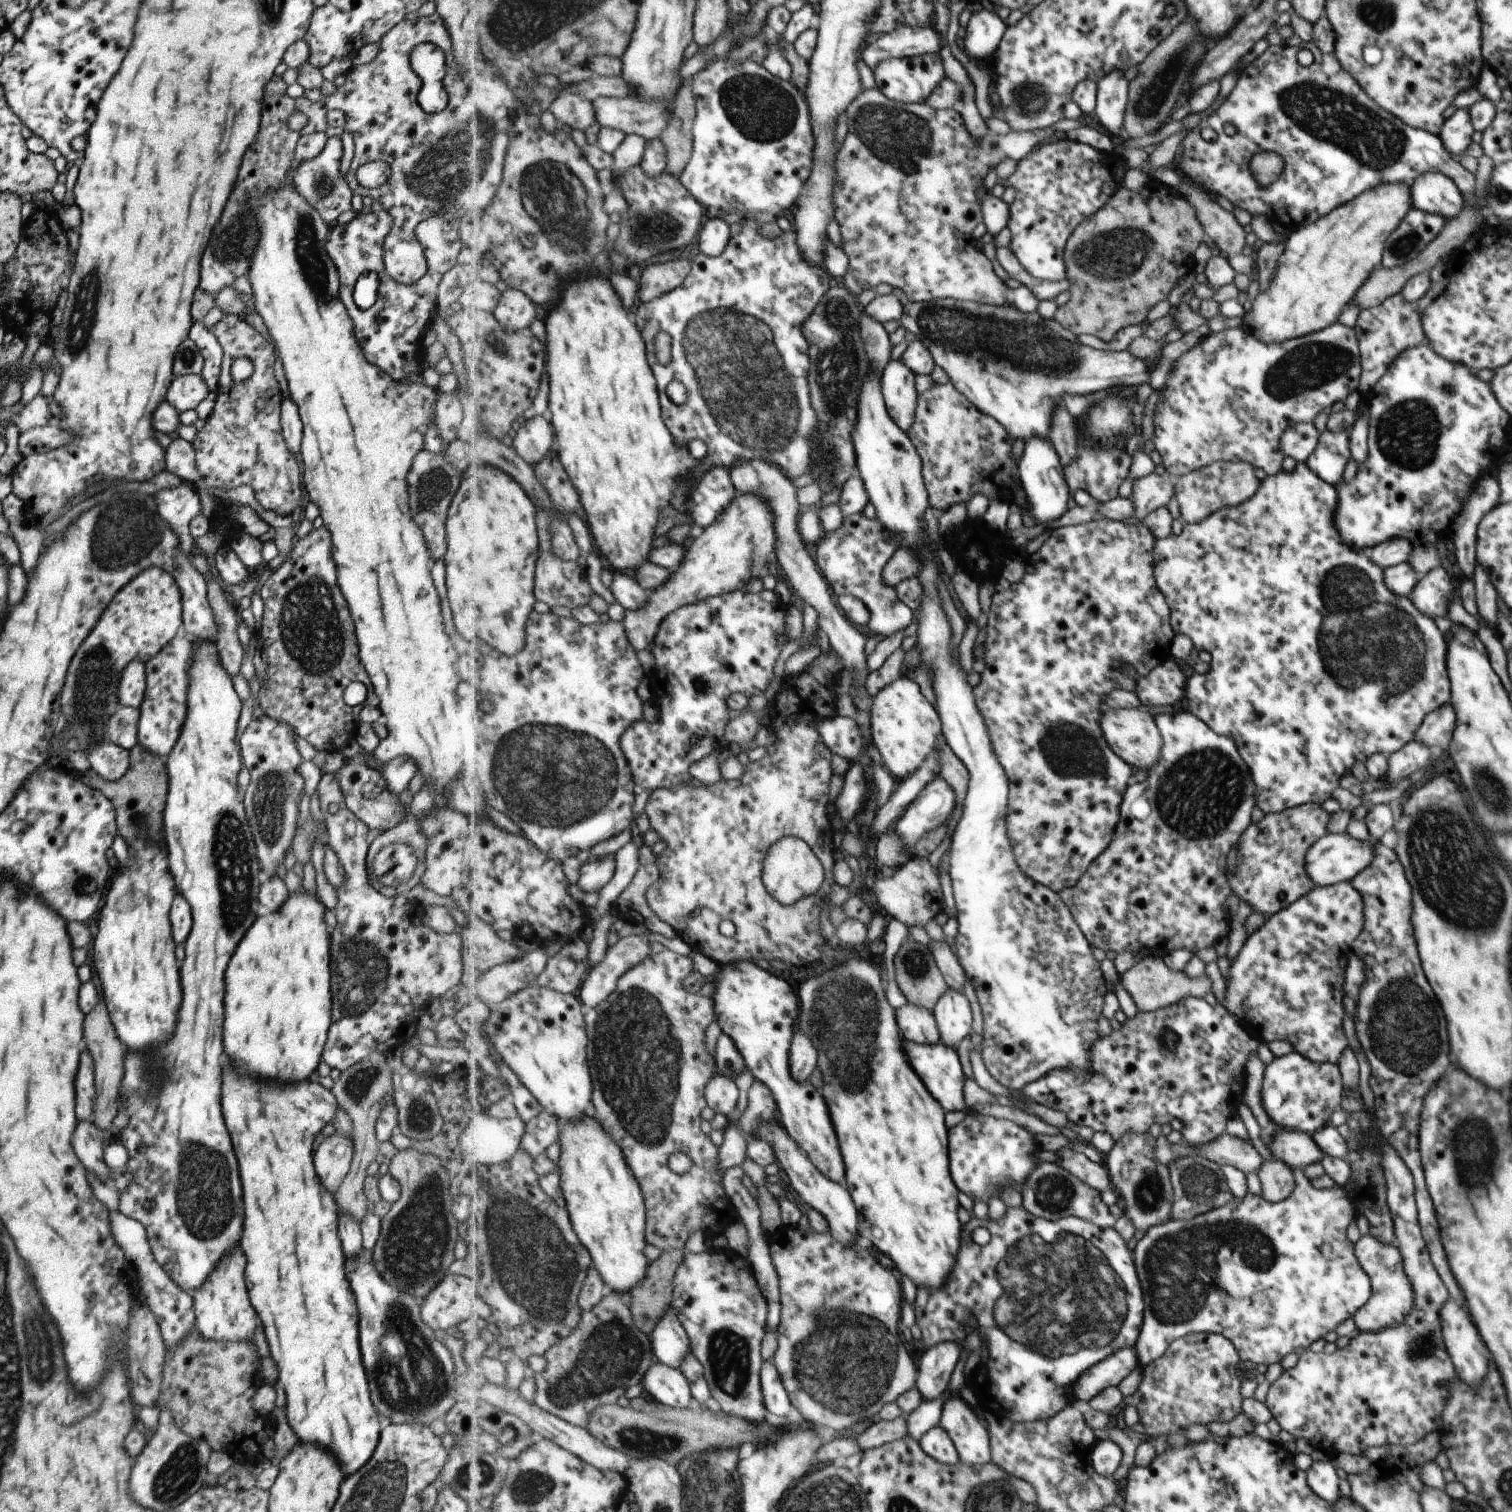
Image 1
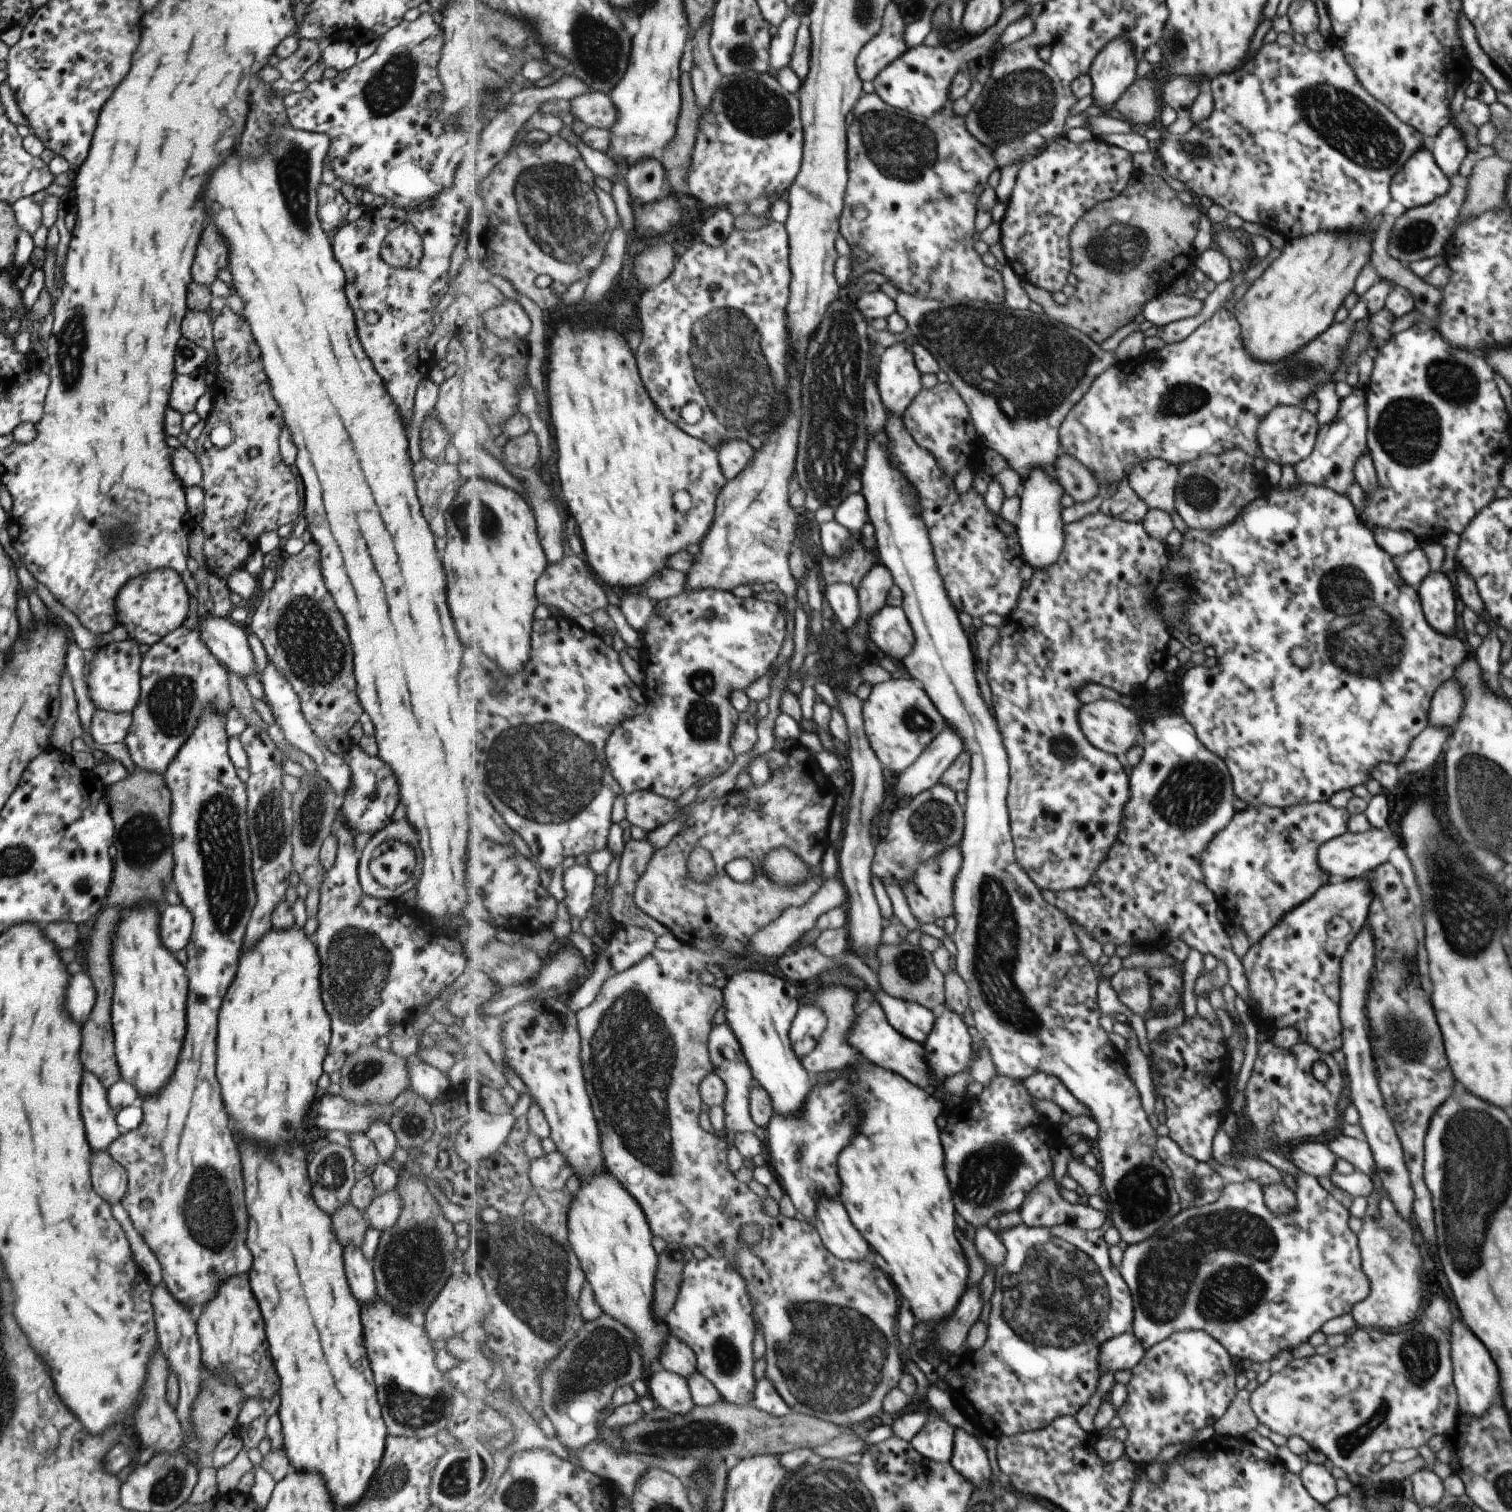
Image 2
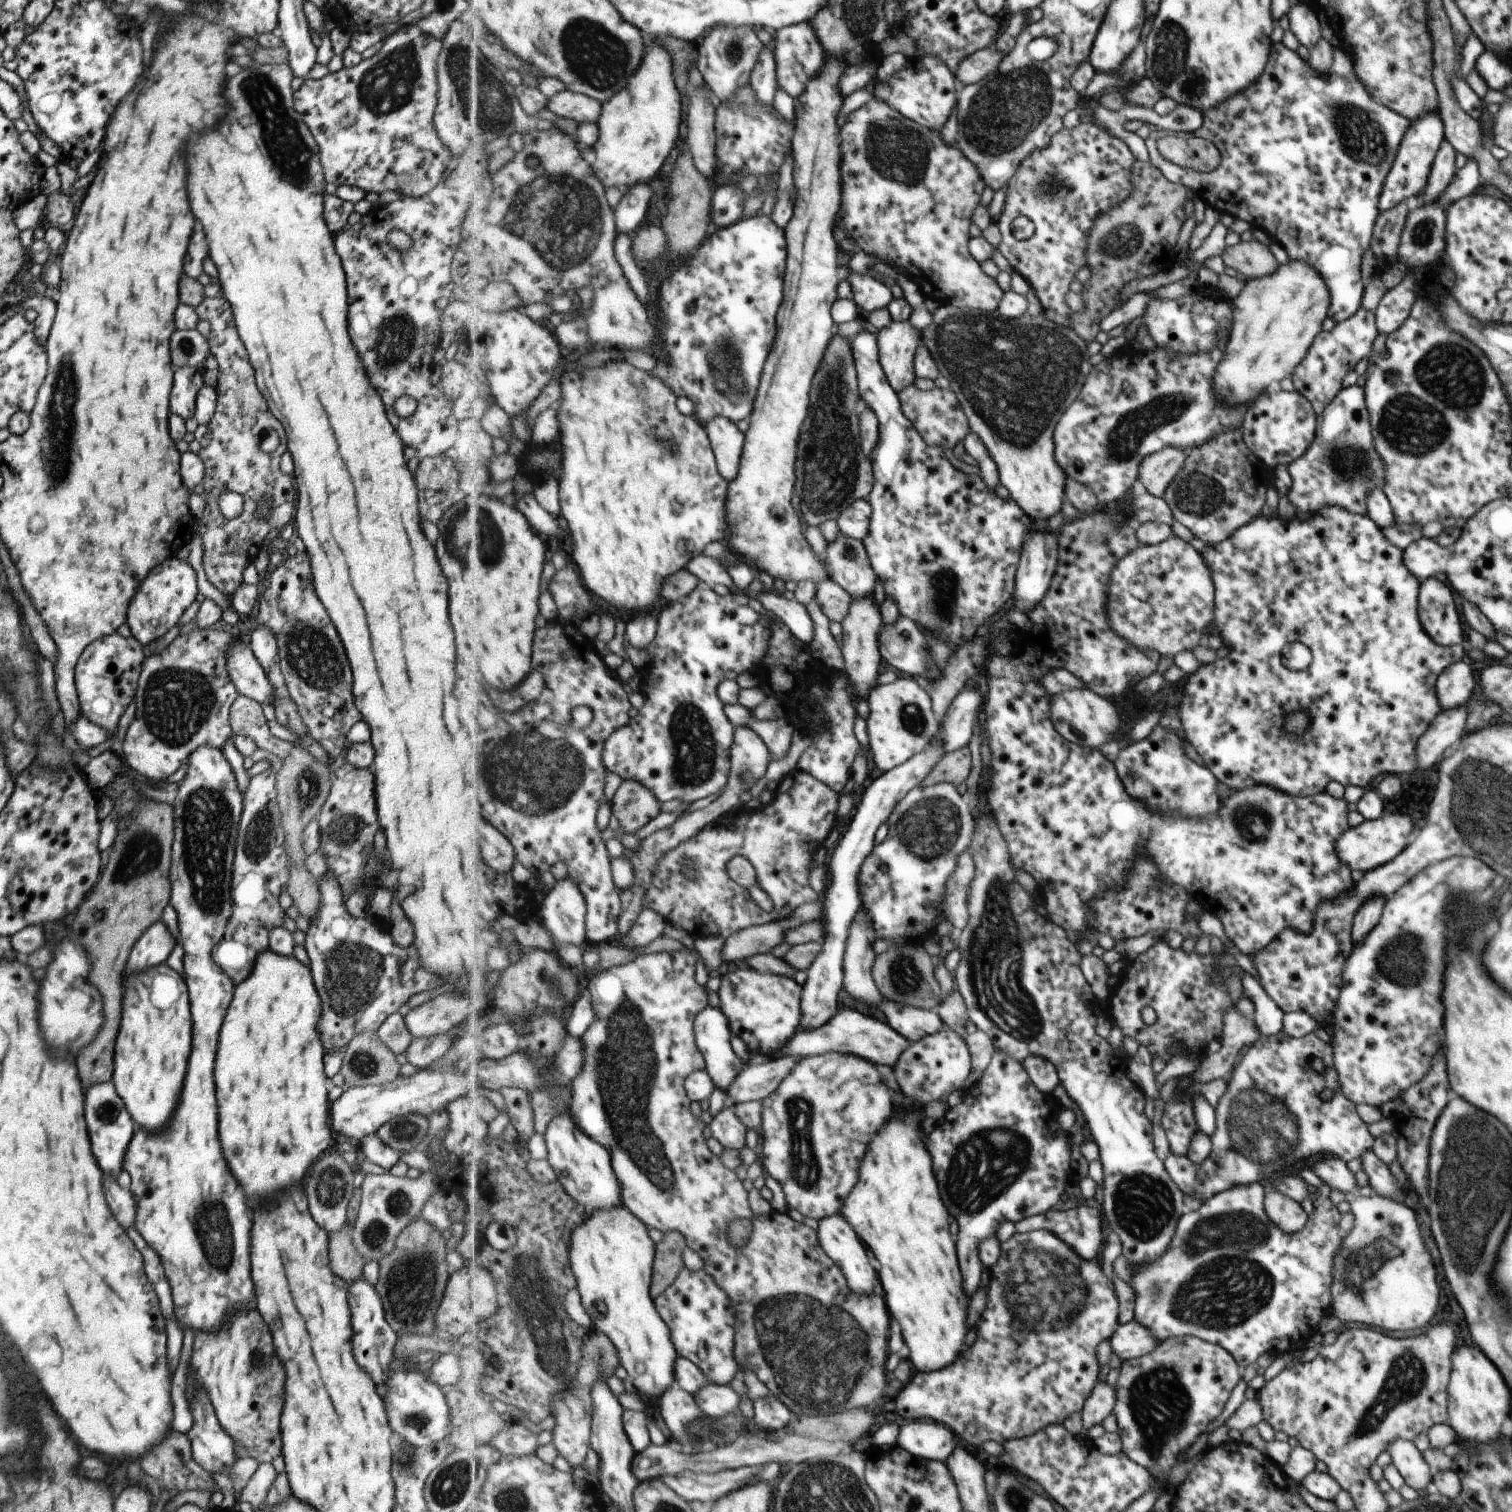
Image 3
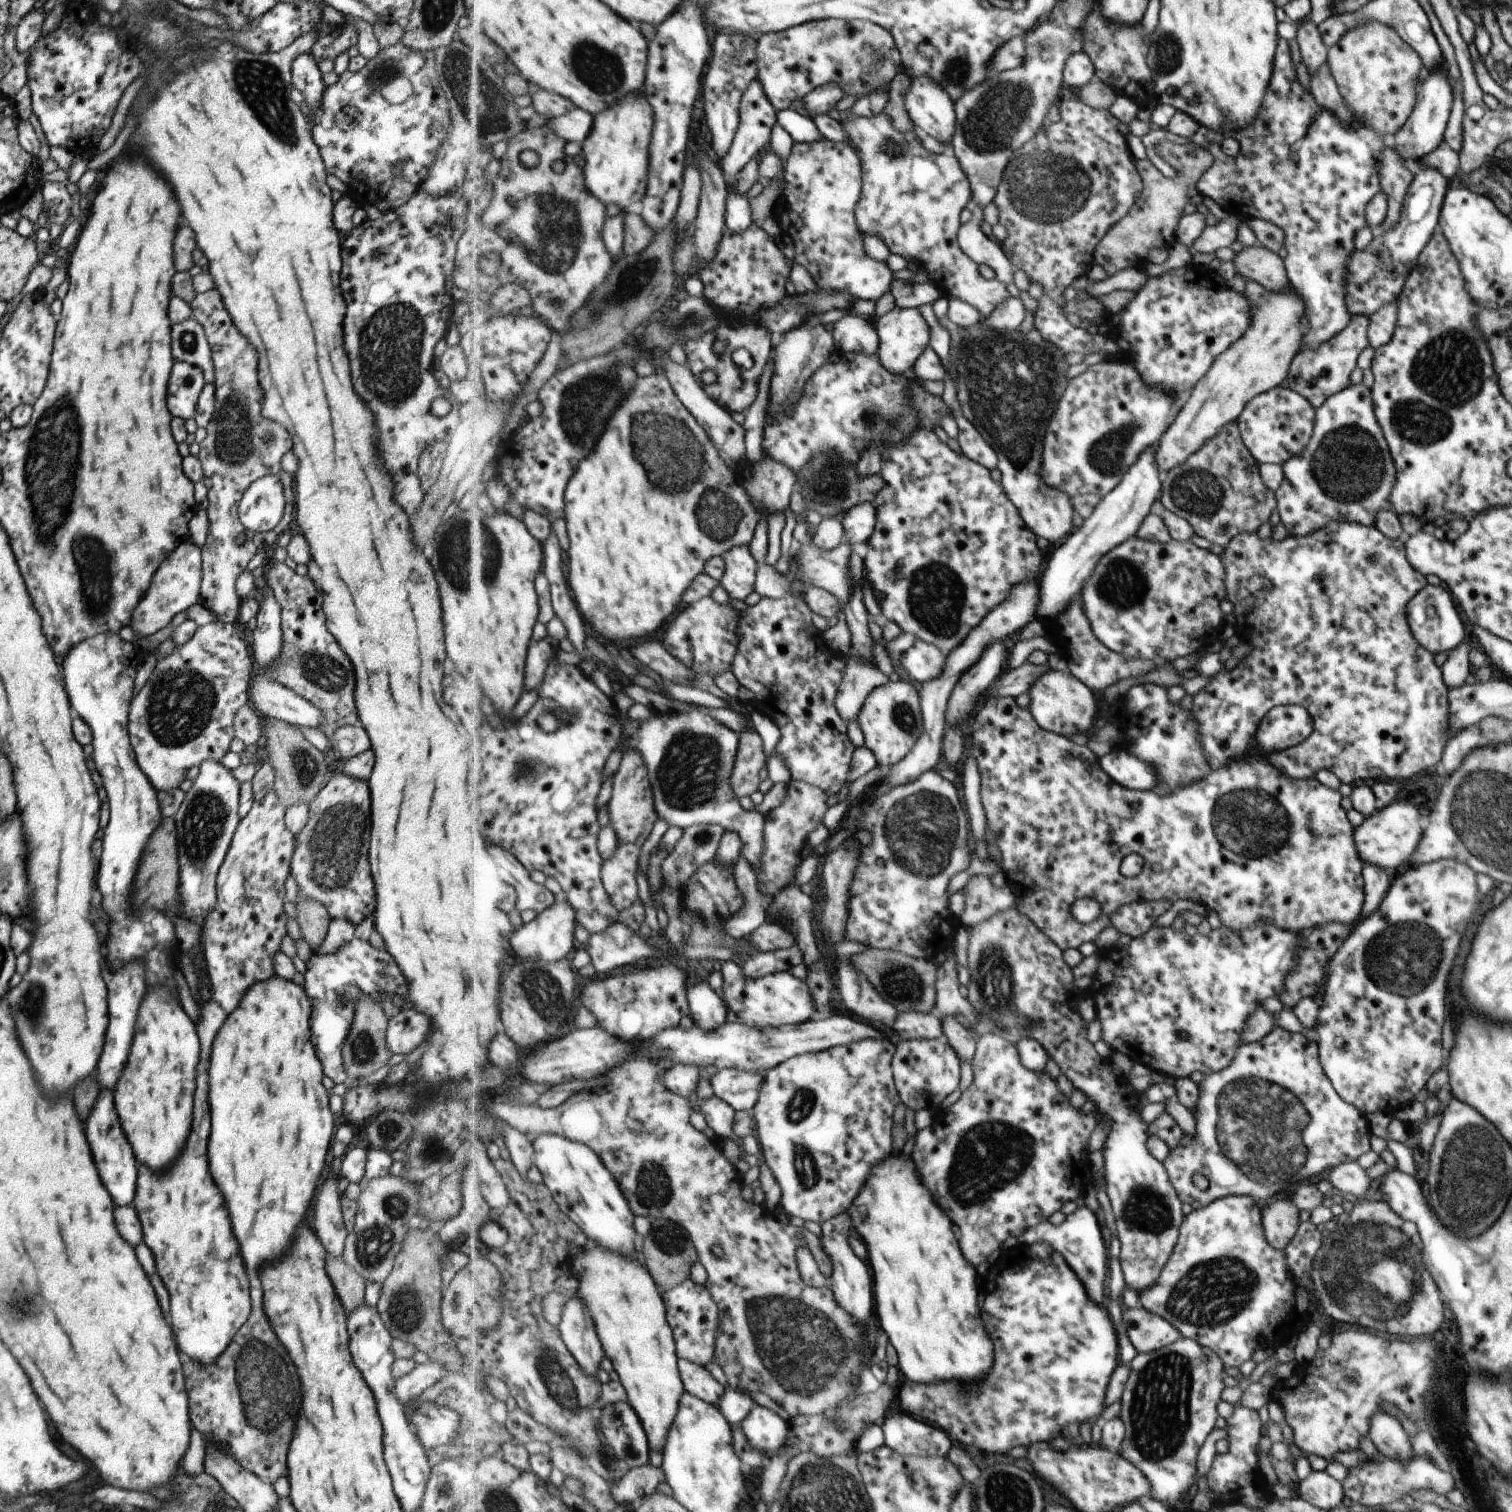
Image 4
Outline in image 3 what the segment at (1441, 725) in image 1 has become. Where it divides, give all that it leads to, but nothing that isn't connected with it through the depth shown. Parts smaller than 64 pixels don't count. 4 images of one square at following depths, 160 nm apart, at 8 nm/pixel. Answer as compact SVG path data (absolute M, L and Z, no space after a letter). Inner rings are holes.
M1462 660L1449 664L1443 674L1436 680L1436 694L1440 710L1463 707L1470 700L1475 679L1471 668Z

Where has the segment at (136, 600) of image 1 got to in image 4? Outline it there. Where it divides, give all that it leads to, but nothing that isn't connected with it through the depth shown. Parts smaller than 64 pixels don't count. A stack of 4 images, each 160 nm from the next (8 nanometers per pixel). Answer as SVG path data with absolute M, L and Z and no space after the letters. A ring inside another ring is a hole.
M190 543L177 546L163 560L163 563L153 574L143 598L137 602L136 608L133 608L129 627L133 630L135 638L155 634L161 628L167 627L176 614L186 612L200 601L201 560L201 548Z

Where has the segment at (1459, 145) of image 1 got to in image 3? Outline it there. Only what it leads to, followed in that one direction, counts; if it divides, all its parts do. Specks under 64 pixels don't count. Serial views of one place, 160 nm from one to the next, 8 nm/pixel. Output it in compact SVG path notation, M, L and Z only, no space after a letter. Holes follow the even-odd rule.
M1444 138L1441 140L1439 151L1432 161L1432 167L1429 168L1425 188L1423 188L1423 192L1419 192L1415 196L1417 208L1429 206L1431 202L1437 202L1439 200L1439 196L1443 194L1456 172L1454 163L1455 150L1453 150L1447 138Z

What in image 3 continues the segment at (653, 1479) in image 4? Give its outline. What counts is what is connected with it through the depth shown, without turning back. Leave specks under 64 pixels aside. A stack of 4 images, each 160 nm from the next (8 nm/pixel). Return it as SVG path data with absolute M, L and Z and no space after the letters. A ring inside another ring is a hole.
M769 1462L765 1466L742 1467L732 1470L723 1470L716 1474L703 1474L685 1470L679 1474L659 1476L669 1488L675 1489L687 1501L700 1501L712 1505L725 1492L733 1492L743 1488L753 1480L777 1480L781 1474L779 1462Z

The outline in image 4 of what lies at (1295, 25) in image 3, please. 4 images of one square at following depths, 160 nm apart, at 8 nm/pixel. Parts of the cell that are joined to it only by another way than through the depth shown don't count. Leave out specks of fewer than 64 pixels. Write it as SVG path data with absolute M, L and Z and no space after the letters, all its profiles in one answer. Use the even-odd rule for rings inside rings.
M1304 20L1297 28L1296 42L1301 54L1301 63L1306 67L1307 74L1315 74L1321 64L1326 63L1327 47L1321 40L1320 32L1311 20Z

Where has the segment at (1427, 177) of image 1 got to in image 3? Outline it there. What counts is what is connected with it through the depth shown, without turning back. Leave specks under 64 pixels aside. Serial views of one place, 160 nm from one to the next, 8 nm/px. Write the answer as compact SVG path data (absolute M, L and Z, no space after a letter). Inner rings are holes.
M1437 112L1423 114L1417 120L1409 121L1409 129L1405 132L1404 139L1400 141L1400 147L1397 148L1396 159L1393 160L1391 171L1384 180L1381 188L1379 200L1377 200L1377 212L1383 212L1389 208L1396 207L1401 200L1407 200L1411 196L1415 197L1419 192L1423 192L1429 168L1432 167L1432 161L1439 151L1441 140L1444 137L1444 124Z

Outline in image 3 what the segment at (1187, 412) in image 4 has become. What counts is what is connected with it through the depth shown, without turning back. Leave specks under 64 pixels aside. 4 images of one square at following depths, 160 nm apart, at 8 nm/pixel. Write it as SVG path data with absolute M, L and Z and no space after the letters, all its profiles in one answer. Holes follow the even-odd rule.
M1288 260L1287 264L1269 276L1244 280L1239 295L1233 299L1233 322L1231 335L1228 337L1223 350L1223 358L1213 370L1211 378L1211 392L1215 398L1221 400L1225 406L1247 404L1266 391L1277 388L1279 382L1289 378L1295 366L1305 356L1315 335L1321 331L1321 324L1328 316L1329 293L1325 288L1324 280L1309 264L1301 260ZM1173 446L1161 448L1161 451L1153 452L1140 464L1136 481L1151 496L1162 498L1177 472L1184 467L1187 456L1187 451Z

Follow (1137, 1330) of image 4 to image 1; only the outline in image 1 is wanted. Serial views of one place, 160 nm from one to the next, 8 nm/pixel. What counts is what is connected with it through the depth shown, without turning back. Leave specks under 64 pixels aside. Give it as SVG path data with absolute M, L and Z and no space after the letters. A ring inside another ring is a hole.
M1134 1349L1118 1350L1107 1359L1097 1363L1091 1370L1084 1372L1072 1386L1075 1402L1080 1407L1087 1406L1106 1388L1116 1387L1138 1366Z

